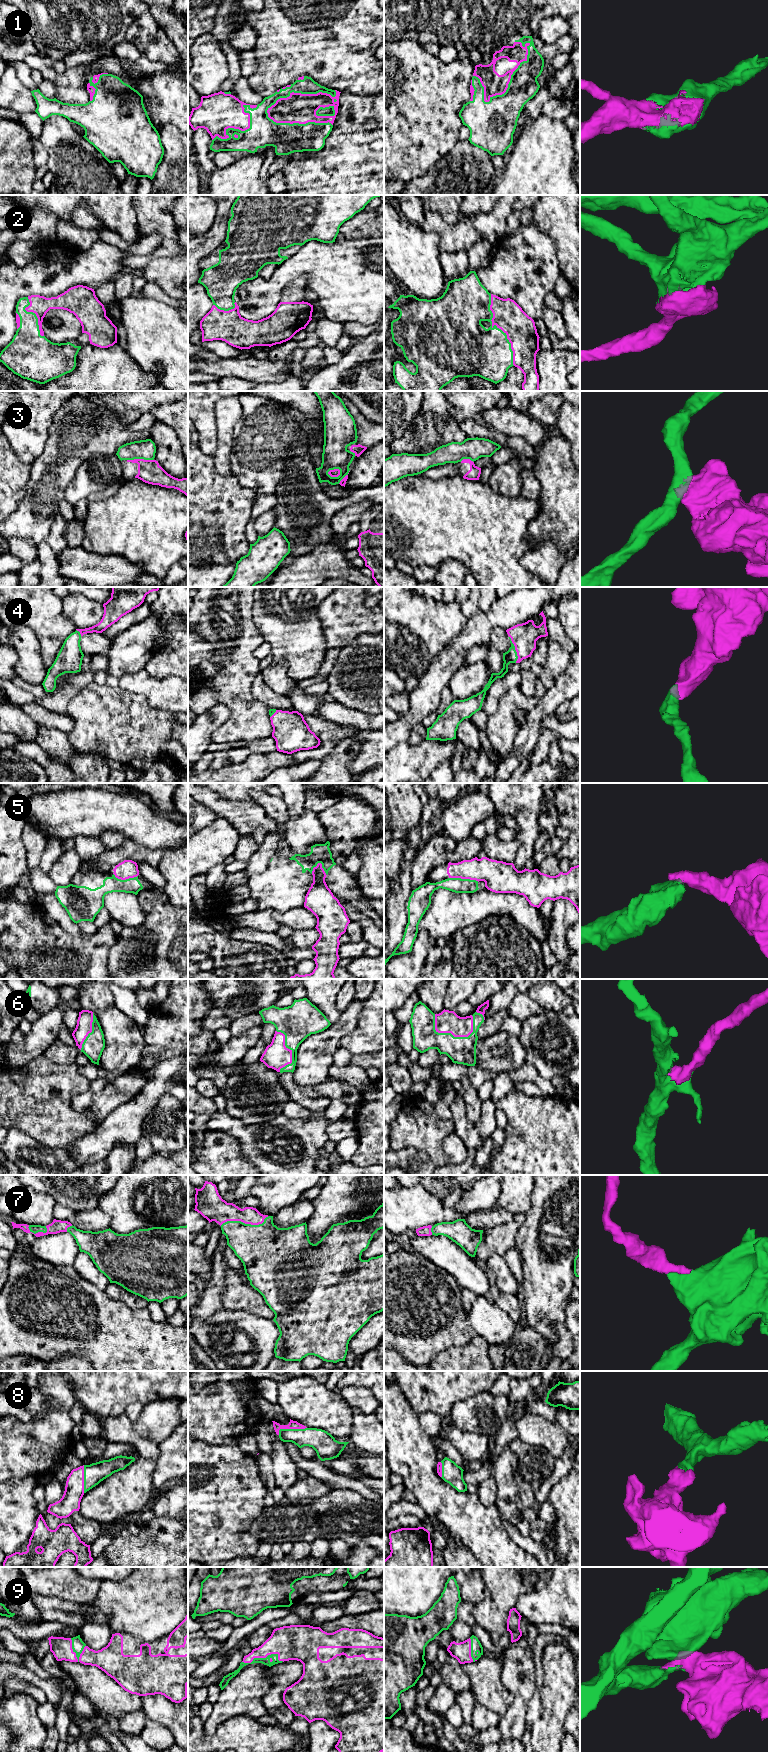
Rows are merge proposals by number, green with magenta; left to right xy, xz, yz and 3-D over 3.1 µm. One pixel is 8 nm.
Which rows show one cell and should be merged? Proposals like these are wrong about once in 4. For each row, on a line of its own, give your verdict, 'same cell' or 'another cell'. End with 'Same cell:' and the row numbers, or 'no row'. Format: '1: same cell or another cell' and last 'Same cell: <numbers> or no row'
1: same cell
2: same cell
3: another cell
4: same cell
5: another cell
6: same cell
7: same cell
8: same cell
9: same cell
Same cell: 1, 2, 4, 6, 7, 8, 9

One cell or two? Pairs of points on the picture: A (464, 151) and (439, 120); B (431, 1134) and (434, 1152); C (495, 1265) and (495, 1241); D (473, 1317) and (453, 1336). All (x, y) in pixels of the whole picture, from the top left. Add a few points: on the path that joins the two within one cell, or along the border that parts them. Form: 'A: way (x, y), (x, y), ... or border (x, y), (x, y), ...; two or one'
A: border (458, 140), (440, 158); two
B: way (431, 1138), (434, 1148); one
C: border (502, 1255), (492, 1254), (484, 1261); two
D: border (466, 1313), (466, 1319), (477, 1335); two

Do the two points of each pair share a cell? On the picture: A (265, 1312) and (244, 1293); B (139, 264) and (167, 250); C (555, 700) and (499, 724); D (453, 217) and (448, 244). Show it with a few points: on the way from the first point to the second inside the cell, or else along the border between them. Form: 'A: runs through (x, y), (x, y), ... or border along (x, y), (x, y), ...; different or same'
A: runs through (260, 1308), (249, 1298); same
B: runs through (146, 259), (160, 252); same
C: border along (540, 699), (527, 712); different
D: border along (432, 210), (449, 223), (455, 223), (462, 216); different

